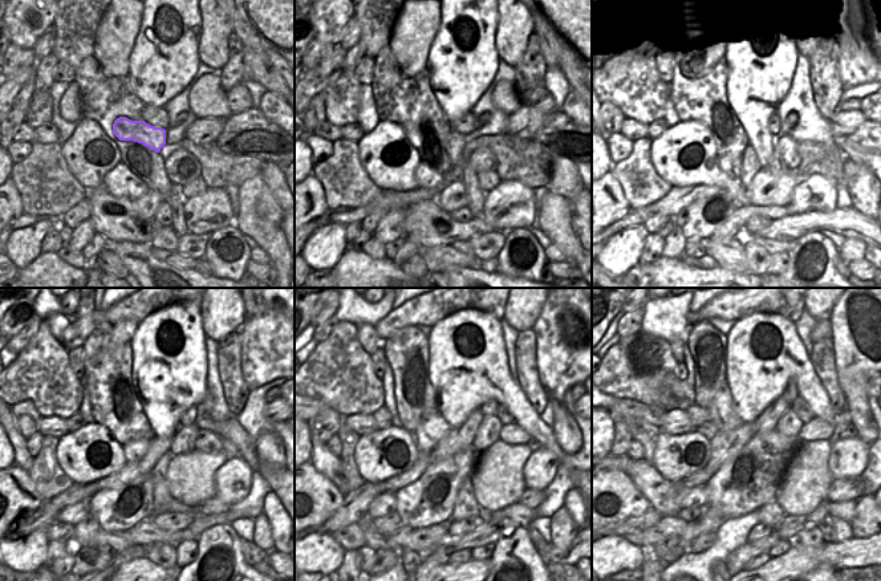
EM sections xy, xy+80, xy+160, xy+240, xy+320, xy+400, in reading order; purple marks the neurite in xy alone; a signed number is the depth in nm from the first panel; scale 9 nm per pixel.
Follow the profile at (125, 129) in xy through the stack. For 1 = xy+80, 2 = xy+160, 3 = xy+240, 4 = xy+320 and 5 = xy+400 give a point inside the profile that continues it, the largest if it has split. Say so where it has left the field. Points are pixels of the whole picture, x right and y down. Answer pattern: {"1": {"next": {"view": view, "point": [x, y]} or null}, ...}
{"1": {"next": {"view": "xy+80", "point": [455, 141]}}, "2": {"next": {"view": "xy+160", "point": [750, 165]}}, "3": {"next": {"view": "xy+240", "point": [161, 496]}}, "4": {"next": {"view": "xy+320", "point": [466, 506]}}, "5": {"next": {"view": "xy+400", "point": [771, 514]}}}

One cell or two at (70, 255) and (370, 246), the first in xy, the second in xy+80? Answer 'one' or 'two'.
one

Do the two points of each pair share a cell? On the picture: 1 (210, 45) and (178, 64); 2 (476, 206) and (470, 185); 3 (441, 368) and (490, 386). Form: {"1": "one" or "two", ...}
{"1": "two", "2": "one", "3": "one"}

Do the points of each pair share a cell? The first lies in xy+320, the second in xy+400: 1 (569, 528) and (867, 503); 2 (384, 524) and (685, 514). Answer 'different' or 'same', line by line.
1: same
2: same

